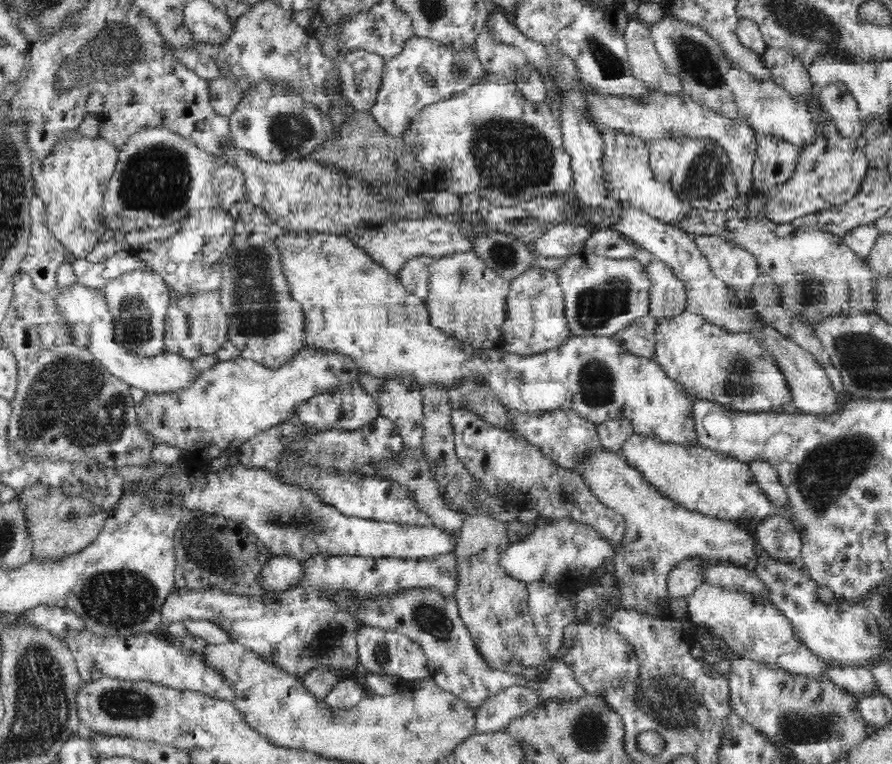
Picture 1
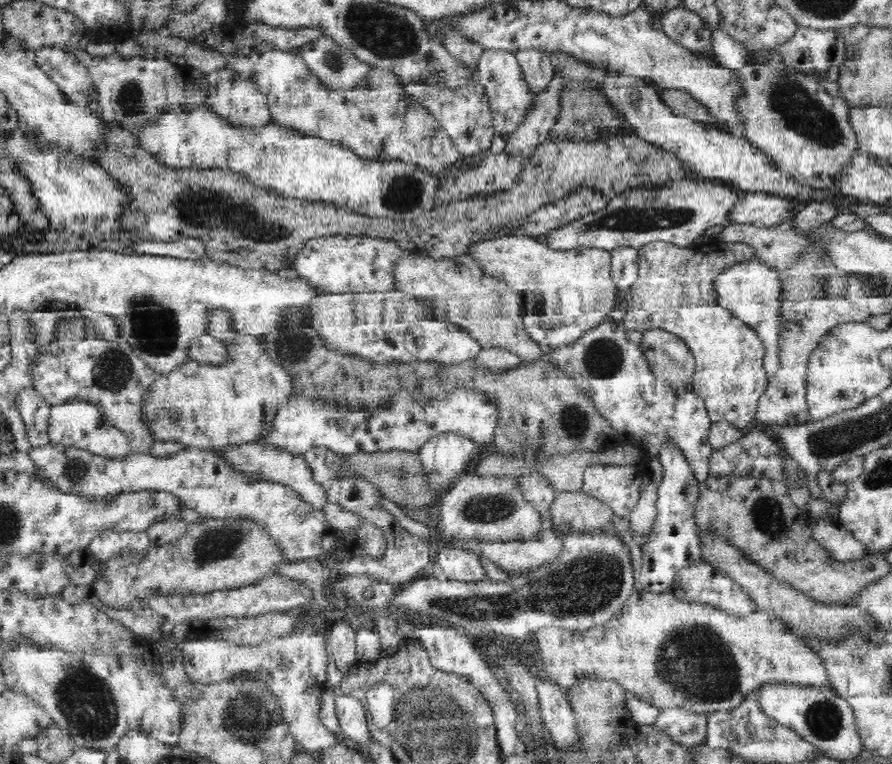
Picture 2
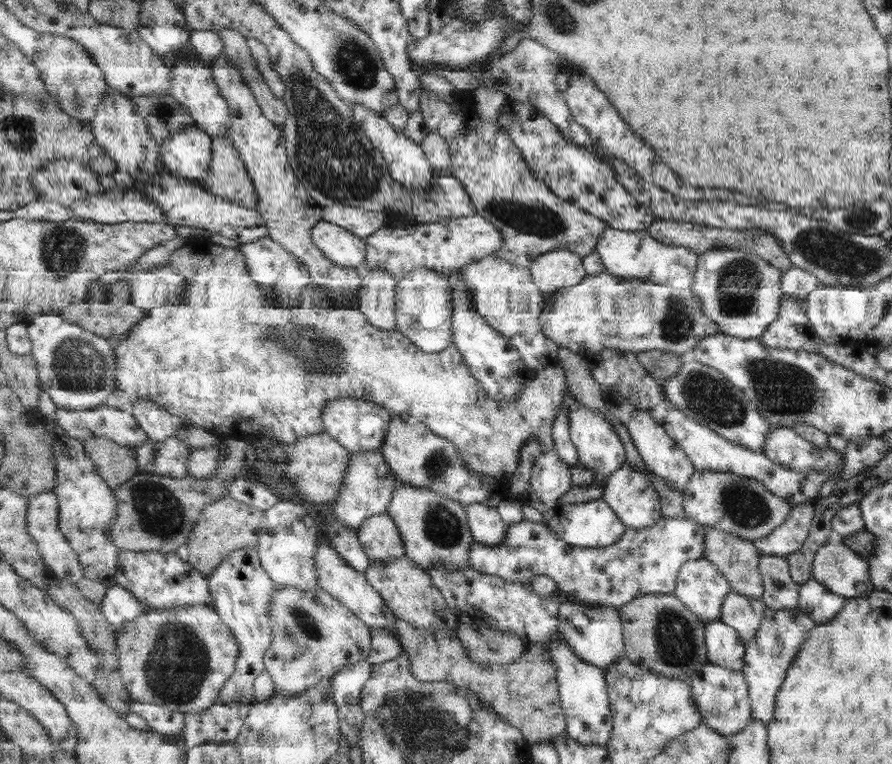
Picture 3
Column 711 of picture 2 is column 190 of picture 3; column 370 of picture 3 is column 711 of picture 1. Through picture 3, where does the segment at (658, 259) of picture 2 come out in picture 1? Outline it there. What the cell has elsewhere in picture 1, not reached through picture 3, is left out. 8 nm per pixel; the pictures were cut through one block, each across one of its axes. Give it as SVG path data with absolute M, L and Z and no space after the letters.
M685 311L658 321L654 359L660 363L667 376L682 385L691 397L708 399L732 410L745 413L780 411L784 404L790 404L794 400L791 384L780 369L778 359L768 346L764 346L759 334L752 334L751 330L731 331L696 312Z

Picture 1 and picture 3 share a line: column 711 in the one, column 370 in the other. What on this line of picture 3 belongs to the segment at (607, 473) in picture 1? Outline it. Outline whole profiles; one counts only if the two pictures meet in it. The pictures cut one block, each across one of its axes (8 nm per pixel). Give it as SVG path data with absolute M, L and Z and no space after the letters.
M377 514L356 529L363 550L374 561L395 559L406 554L404 539L389 514Z

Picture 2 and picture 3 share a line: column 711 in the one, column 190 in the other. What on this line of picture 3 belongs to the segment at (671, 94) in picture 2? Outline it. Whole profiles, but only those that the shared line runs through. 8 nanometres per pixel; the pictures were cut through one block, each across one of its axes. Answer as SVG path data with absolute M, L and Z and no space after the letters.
M172 91L133 97L133 101L139 113L147 119L149 132L161 143L161 148L164 148L165 139L194 123L193 115L173 97Z

